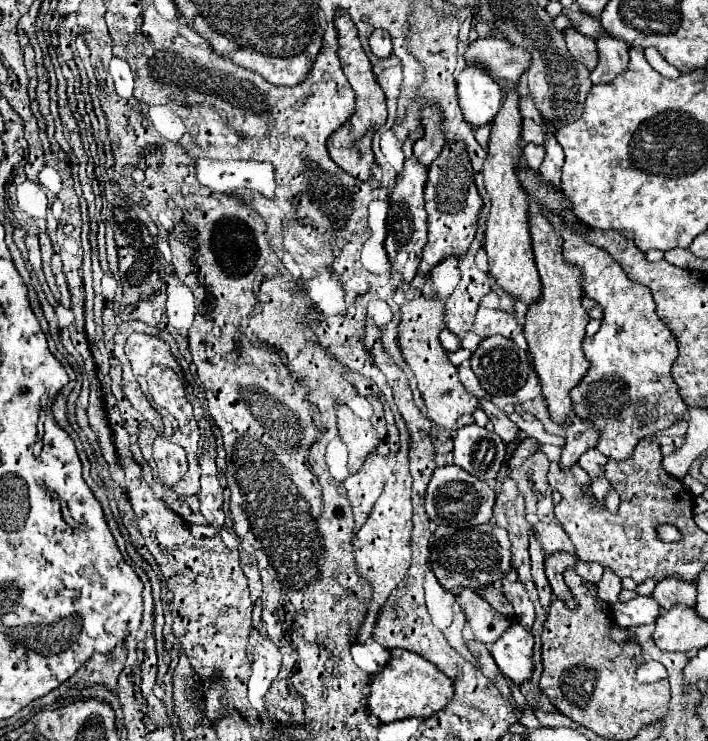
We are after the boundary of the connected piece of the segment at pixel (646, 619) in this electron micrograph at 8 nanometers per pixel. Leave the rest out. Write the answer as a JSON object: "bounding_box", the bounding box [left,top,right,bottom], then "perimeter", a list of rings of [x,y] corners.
{"bounding_box":[612,596,660,626],"perimeter":[[[636,596],[628,602],[616,602],[612,606],[616,624],[624,626],[642,626],[652,624],[660,616],[660,606],[656,604],[654,596]]]}

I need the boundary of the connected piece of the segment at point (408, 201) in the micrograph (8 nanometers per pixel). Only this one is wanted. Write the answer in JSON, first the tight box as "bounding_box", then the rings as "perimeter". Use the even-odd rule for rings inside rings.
{"bounding_box":[384,128,428,282],"perimeter":[[[418,128],[403,144],[405,159],[408,160],[404,162],[404,170],[396,176],[396,180],[390,188],[390,196],[388,196],[390,212],[388,212],[388,236],[384,240],[384,248],[388,252],[390,264],[402,274],[404,282],[412,282],[412,278],[416,276],[418,264],[422,260],[422,248],[424,248],[426,236],[428,236],[428,222],[426,222],[426,210],[424,210],[424,186],[428,180],[428,166],[420,164],[418,158],[412,156],[413,144],[422,138],[423,134],[423,129]]]}

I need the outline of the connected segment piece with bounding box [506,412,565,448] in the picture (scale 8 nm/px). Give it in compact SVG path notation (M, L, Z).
M512 412L512 414L506 414L520 430L524 430L528 436L539 440L540 444L553 444L562 448L565 444L565 438L556 435L548 434L542 424L538 420L526 420L522 418L518 412Z

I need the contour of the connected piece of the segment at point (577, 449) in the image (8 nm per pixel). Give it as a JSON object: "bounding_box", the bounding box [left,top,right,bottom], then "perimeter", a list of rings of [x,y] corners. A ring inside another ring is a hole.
{"bounding_box":[562,418,598,468],"perimeter":[[[574,418],[572,424],[566,428],[566,446],[562,448],[562,468],[570,468],[576,464],[582,452],[596,448],[598,444],[598,430],[590,420]]]}

